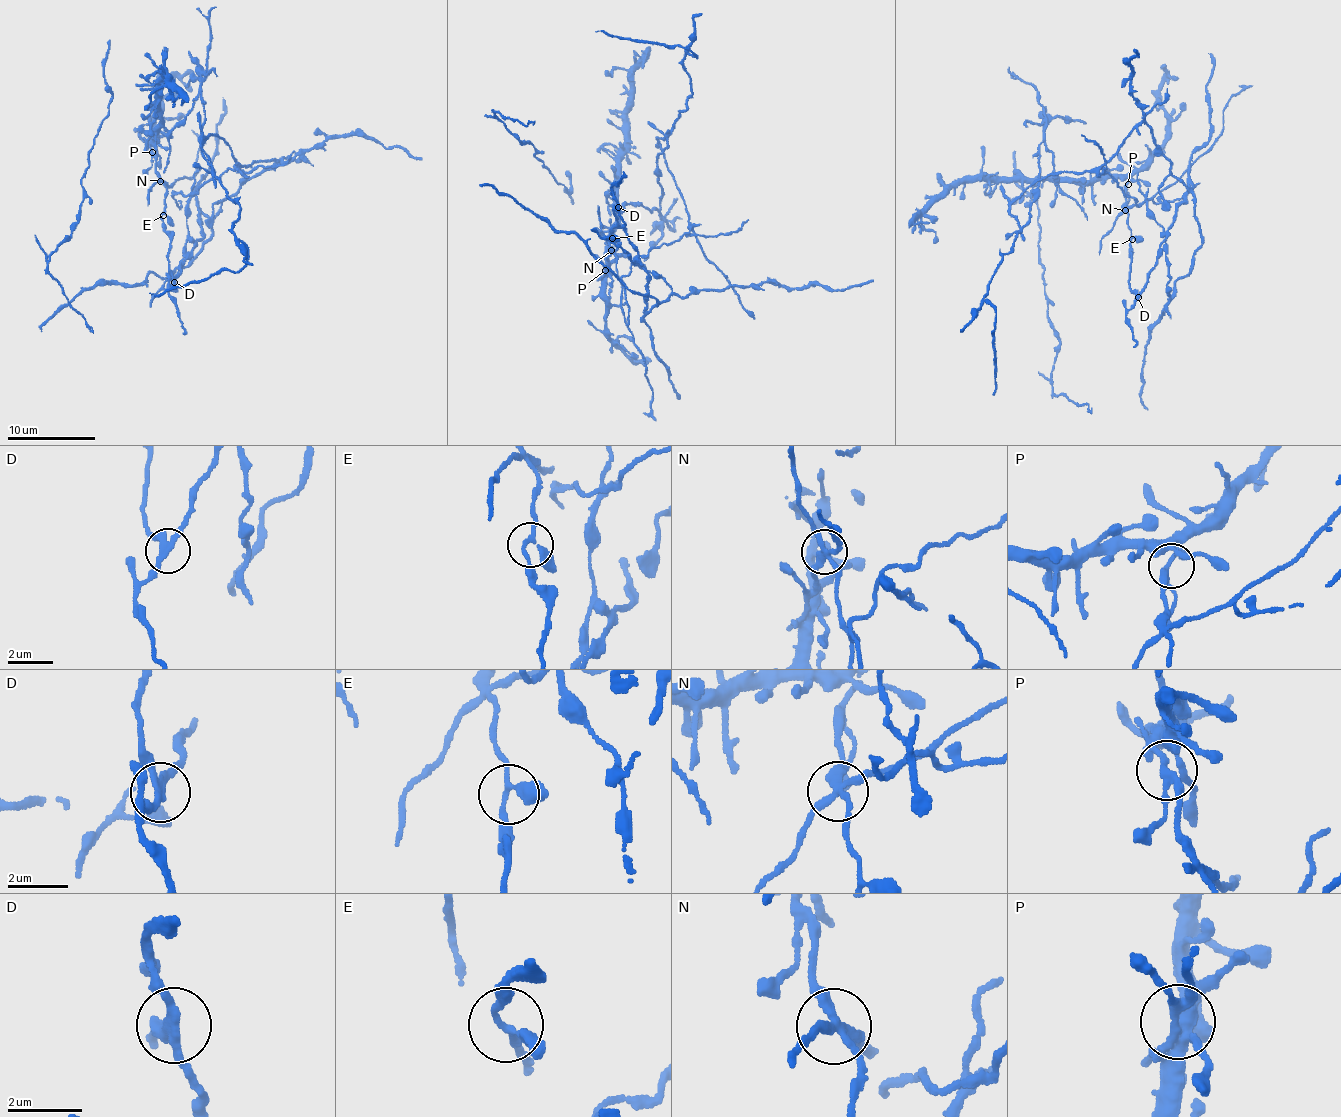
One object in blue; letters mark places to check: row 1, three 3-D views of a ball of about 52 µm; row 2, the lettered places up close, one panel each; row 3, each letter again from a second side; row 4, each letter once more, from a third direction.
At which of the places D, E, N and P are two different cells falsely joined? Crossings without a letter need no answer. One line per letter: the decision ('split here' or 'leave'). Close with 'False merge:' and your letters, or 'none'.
D: split here
E: leave
N: split here
P: leave
False merge: D, N

